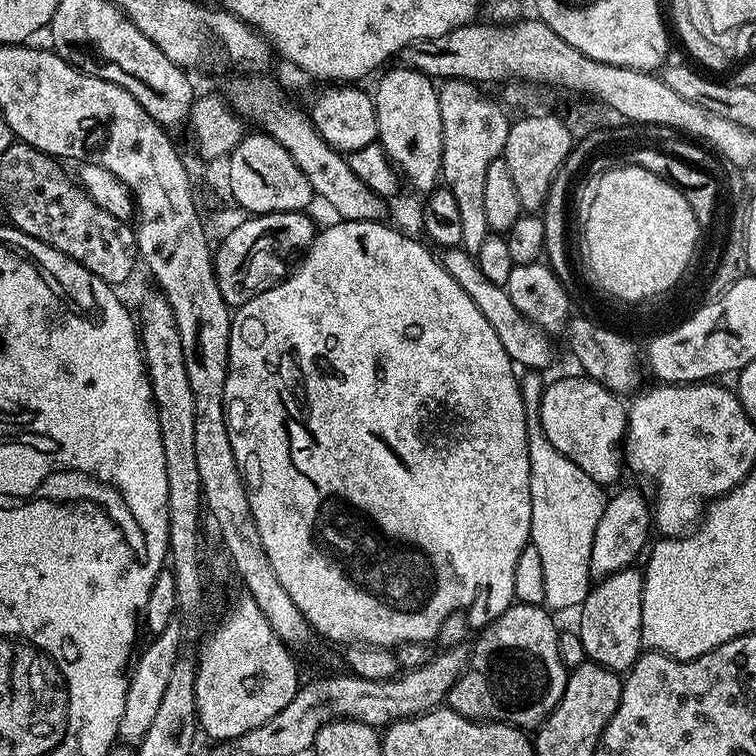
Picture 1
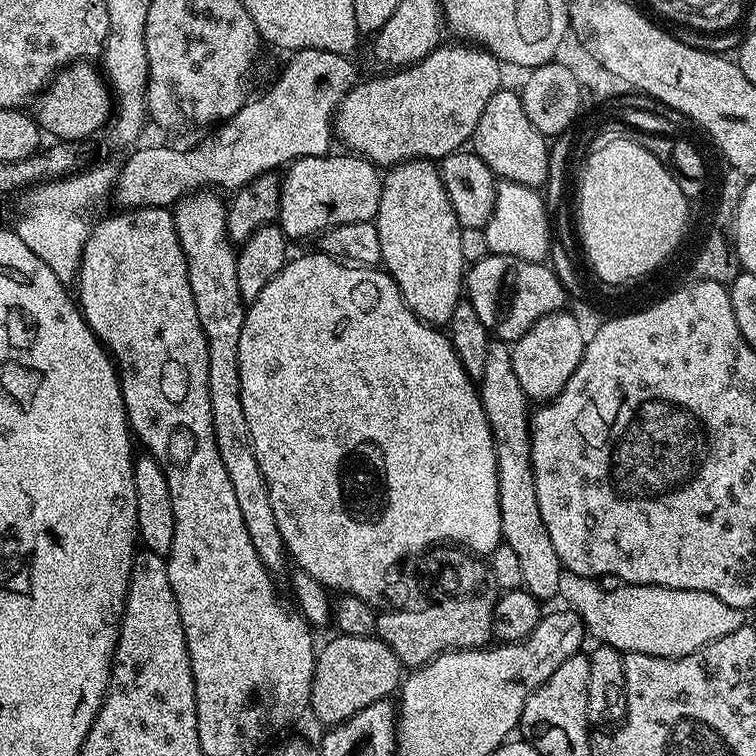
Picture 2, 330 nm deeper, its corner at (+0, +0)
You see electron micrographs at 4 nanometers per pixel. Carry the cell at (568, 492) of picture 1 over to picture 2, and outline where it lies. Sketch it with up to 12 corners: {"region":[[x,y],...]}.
{"region":[[565,571],[559,599],[593,641],[688,656],[745,627],[698,590]]}

